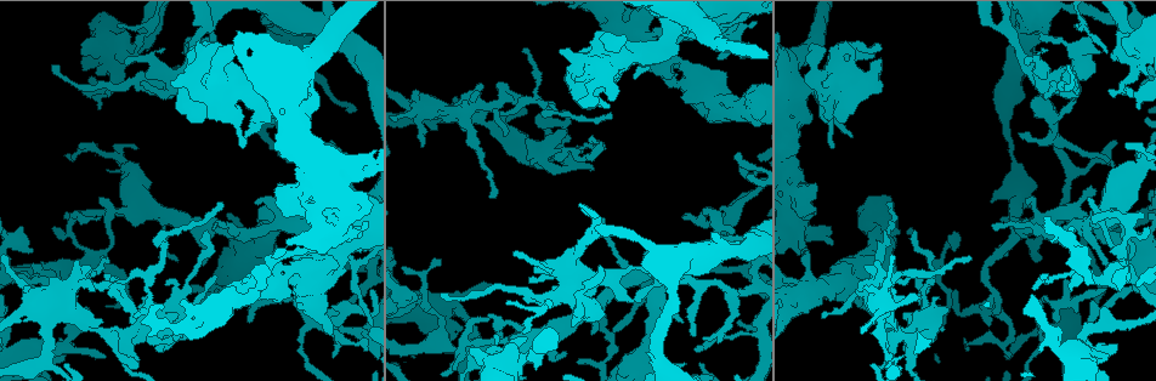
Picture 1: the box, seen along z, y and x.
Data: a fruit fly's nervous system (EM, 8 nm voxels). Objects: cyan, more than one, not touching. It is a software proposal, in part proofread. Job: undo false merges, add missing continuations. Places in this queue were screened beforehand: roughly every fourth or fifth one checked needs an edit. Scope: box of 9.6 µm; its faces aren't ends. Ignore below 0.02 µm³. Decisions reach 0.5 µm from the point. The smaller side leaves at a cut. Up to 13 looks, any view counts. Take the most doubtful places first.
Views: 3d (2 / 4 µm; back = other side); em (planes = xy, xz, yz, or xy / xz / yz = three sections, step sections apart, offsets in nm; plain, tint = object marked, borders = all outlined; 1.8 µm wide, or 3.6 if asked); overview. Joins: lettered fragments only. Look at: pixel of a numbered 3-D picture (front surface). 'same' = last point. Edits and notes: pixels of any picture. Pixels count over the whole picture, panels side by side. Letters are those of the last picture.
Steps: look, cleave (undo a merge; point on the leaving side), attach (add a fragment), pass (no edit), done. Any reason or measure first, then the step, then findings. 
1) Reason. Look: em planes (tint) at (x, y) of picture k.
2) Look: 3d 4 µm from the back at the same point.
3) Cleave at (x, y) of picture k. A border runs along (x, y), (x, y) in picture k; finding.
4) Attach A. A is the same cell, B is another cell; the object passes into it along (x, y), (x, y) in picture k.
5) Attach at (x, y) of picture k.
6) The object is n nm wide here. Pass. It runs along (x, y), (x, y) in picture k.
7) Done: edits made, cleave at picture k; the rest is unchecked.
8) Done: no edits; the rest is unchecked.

Arms run side by side. Look: 3d 2 µm at (253, 283) of picture 1.

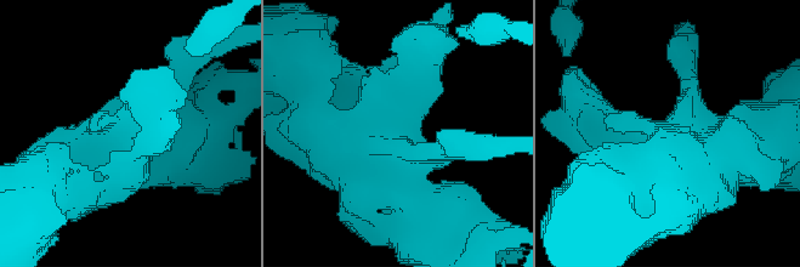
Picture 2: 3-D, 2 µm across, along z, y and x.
Need the tissue. Look: em planes (borders) at (414, 163) of picture 2.

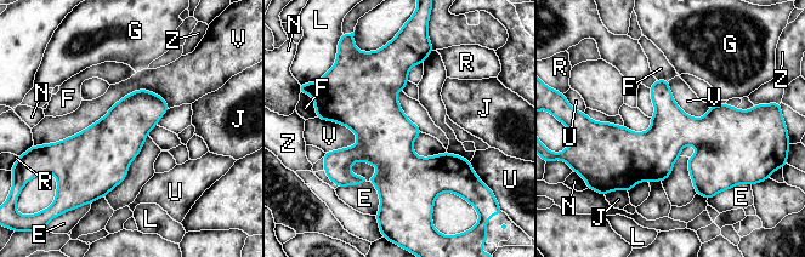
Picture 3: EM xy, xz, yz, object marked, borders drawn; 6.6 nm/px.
Pass. E, F, G, J, L, N, R, U, V and Z are other cells; a border runs along (169, 106), (136, 90), (44, 144) in picture 3; continuous, no second neuron.

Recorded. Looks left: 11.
Thick turns thin. Look: 3d 4 µm at (337, 228) of picture 1.

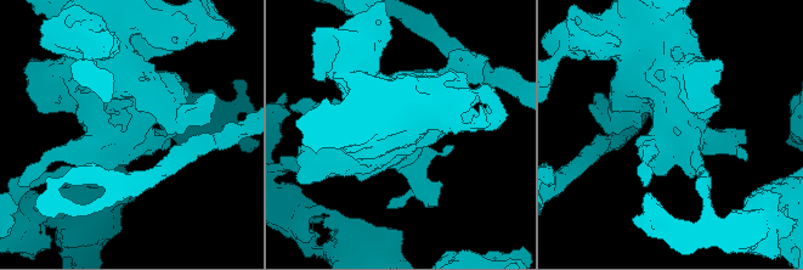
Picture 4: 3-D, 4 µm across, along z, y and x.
Look: em 3.6 µm planes (borders) at (124, 137) of picture 4.

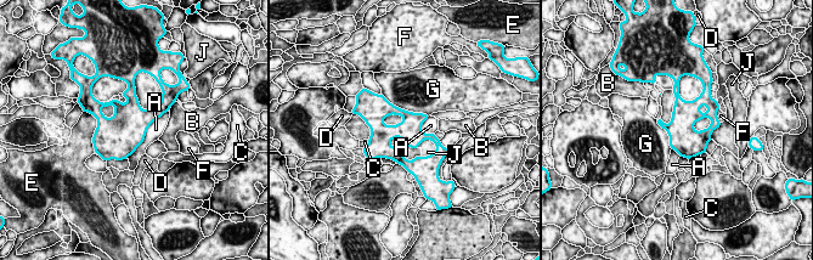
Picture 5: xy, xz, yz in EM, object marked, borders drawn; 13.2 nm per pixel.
The object is 320 nm wide here. Pass. A, B, C, D, E, F, G and J are other cells; all the same neuron.

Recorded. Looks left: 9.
Four arms meet. Look: em 3.6 µm yz step 4 (tint) at (131, 210) of picture 1.

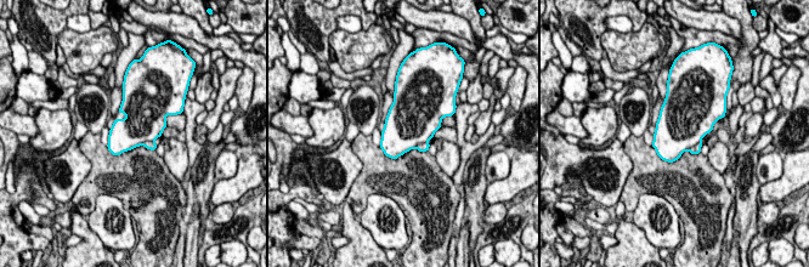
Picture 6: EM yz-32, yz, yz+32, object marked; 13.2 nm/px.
Another direction. Look: em 3.6 µm planes (borders) at the same point.

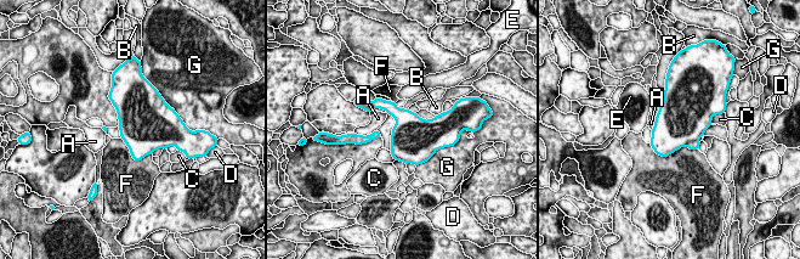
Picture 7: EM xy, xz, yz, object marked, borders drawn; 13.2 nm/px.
Cleave at (693, 145) of picture 7. A, B, C, D, E, F and G are other cells; a second neuron is stuck on.

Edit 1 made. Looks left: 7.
Done: edits made, cleave at picture 7; the rest is unchecked.

